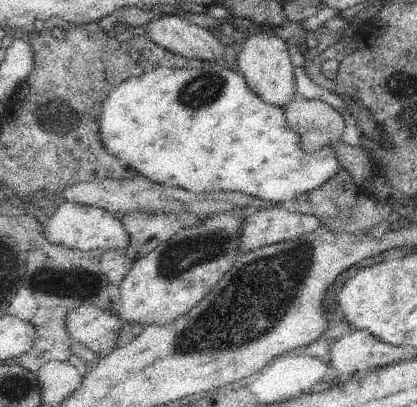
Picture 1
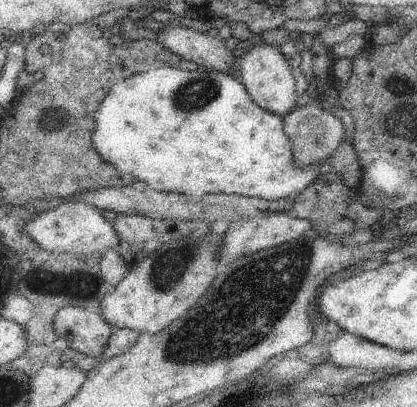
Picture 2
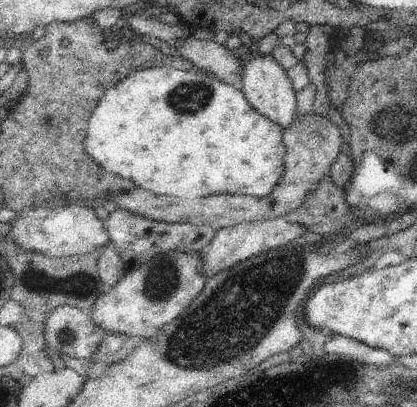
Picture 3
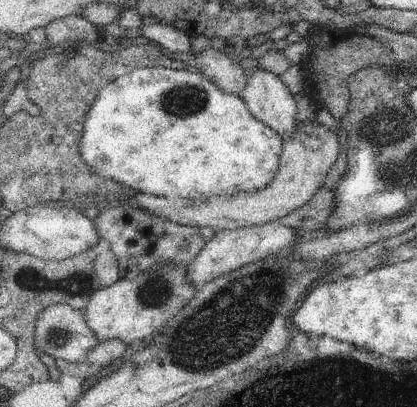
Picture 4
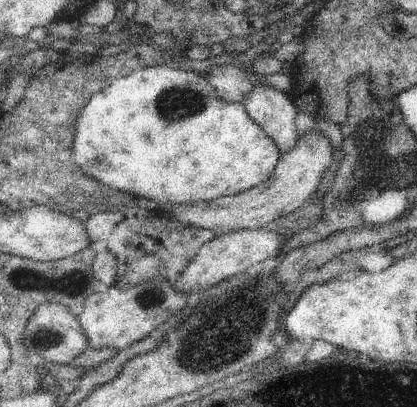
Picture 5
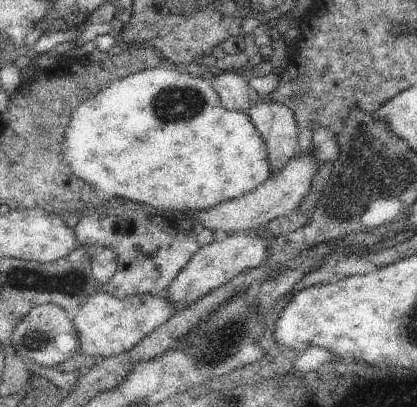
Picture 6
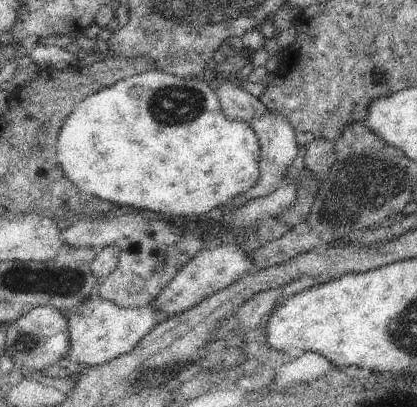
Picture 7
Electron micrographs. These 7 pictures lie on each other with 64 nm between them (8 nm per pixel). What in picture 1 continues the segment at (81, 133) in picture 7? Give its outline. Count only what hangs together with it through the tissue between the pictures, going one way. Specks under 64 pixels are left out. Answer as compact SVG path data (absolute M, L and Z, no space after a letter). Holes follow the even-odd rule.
M203 62L201 66L199 64L189 64L189 66L183 66L183 68L157 68L157 70L151 70L151 72L143 72L141 76L127 78L119 86L115 86L115 90L101 104L99 140L101 140L103 150L105 150L107 156L115 156L115 158L121 160L121 164L125 168L121 174L131 170L131 174L149 178L157 186L181 188L185 192L193 192L195 196L197 194L209 194L209 192L223 192L225 190L225 192L239 192L239 194L255 196L255 198L271 202L271 204L283 204L285 200L293 202L293 200L297 200L297 196L323 186L323 182L327 182L329 178L335 178L337 172L341 170L337 160L335 160L335 146L323 148L323 150L319 150L315 154L305 154L299 148L299 136L287 128L287 122L283 118L283 110L265 104L257 94L253 94L253 90L247 86L245 78L241 78L241 74L235 70L235 66L223 64L223 62Z

